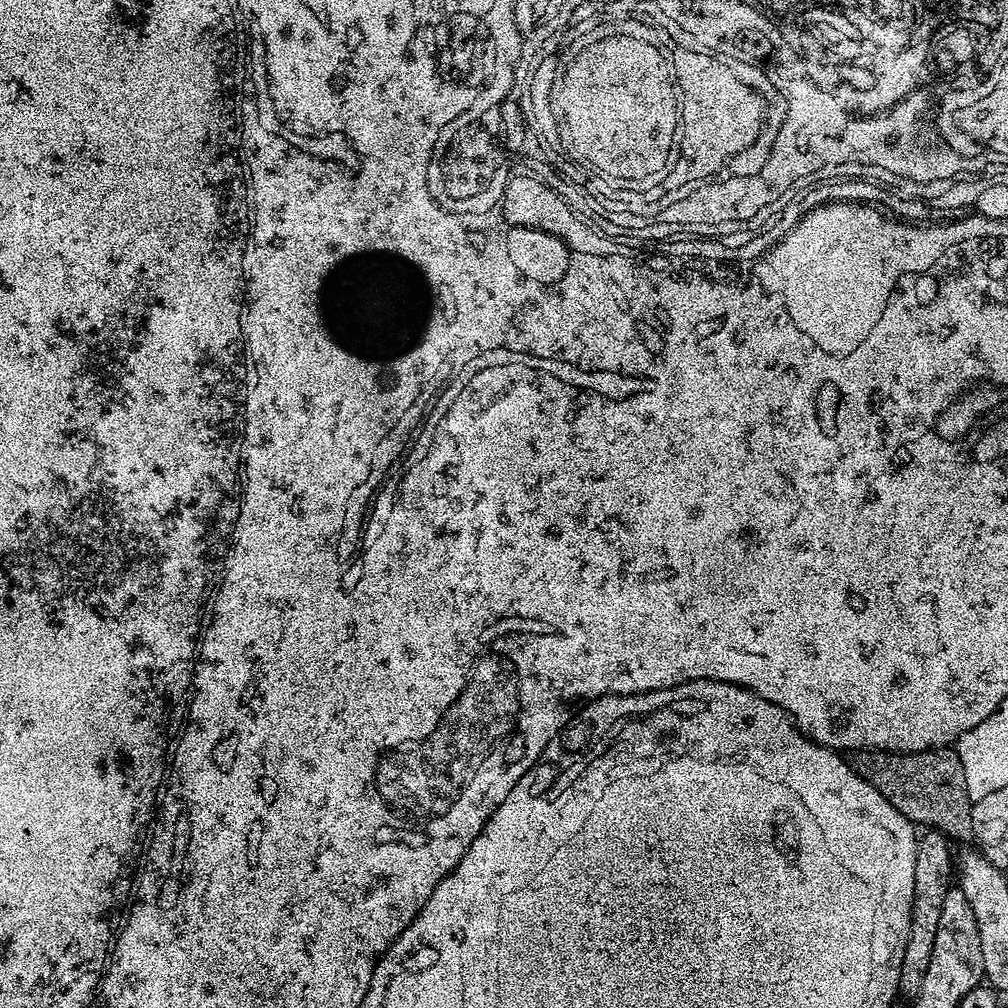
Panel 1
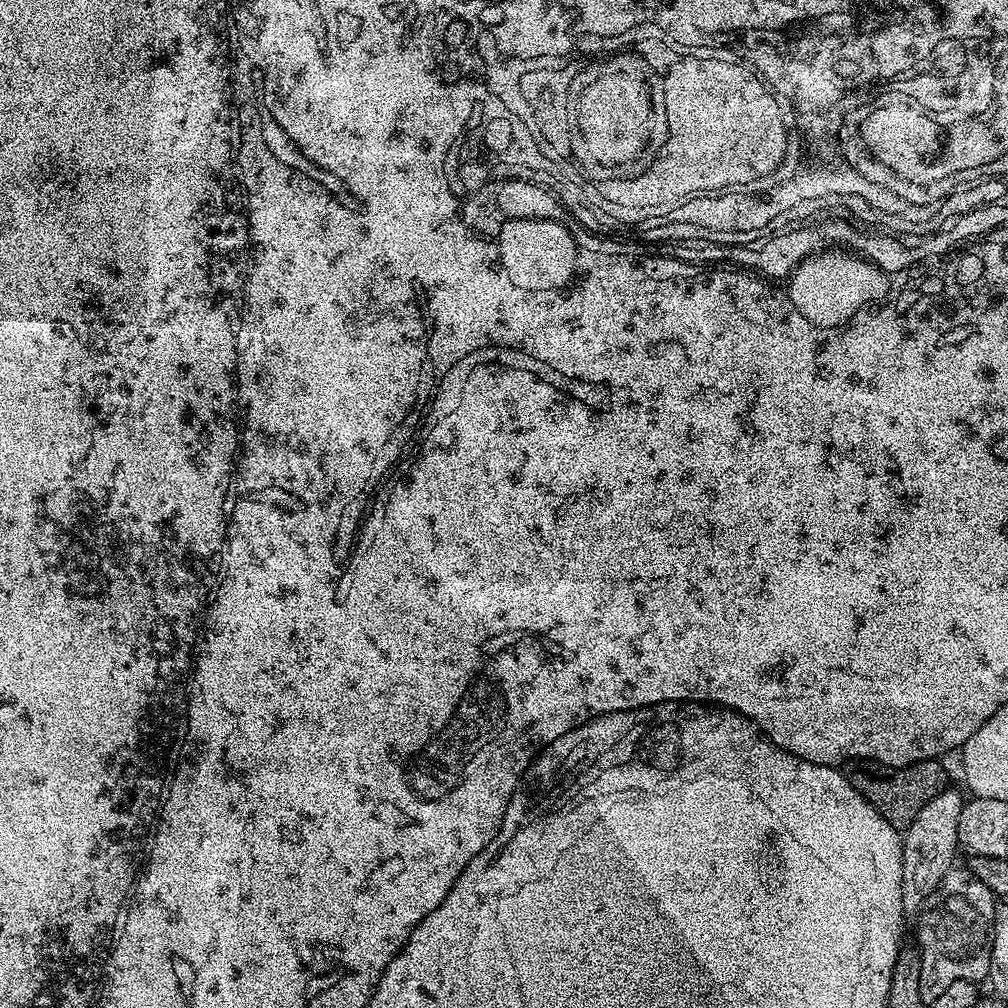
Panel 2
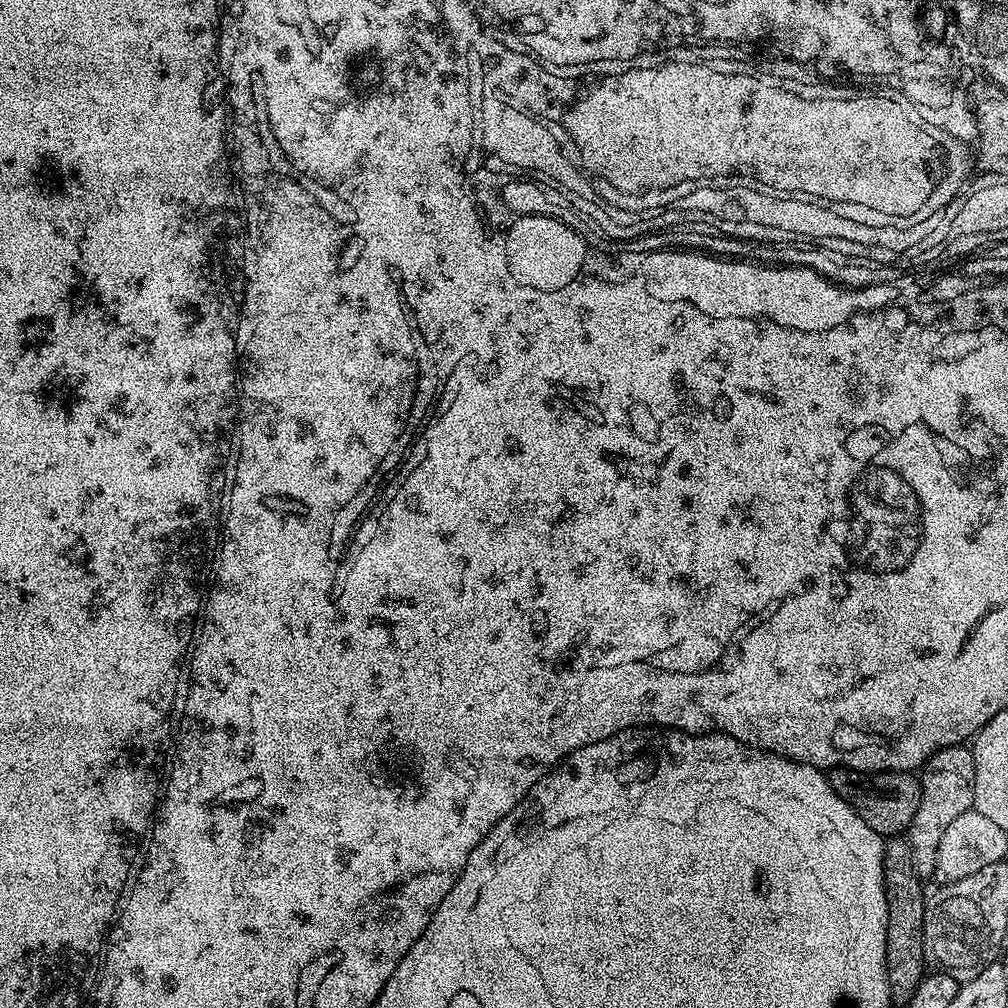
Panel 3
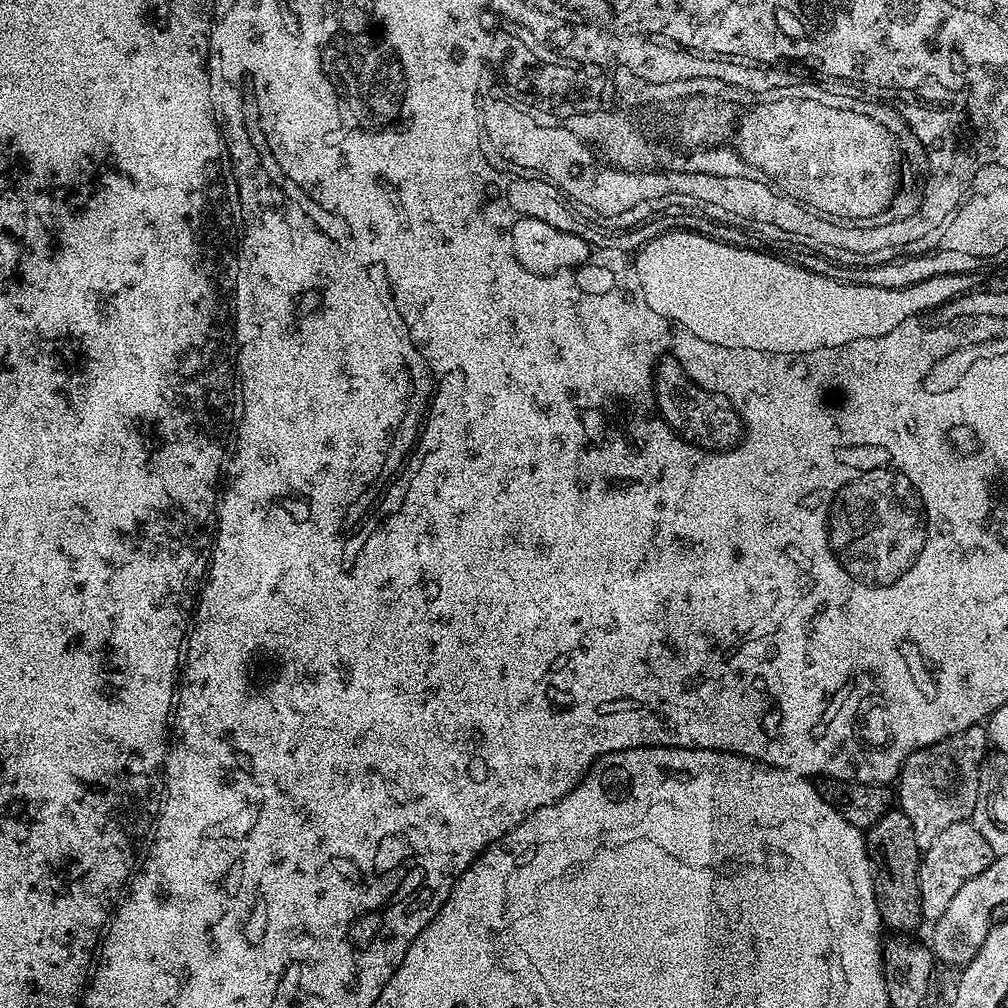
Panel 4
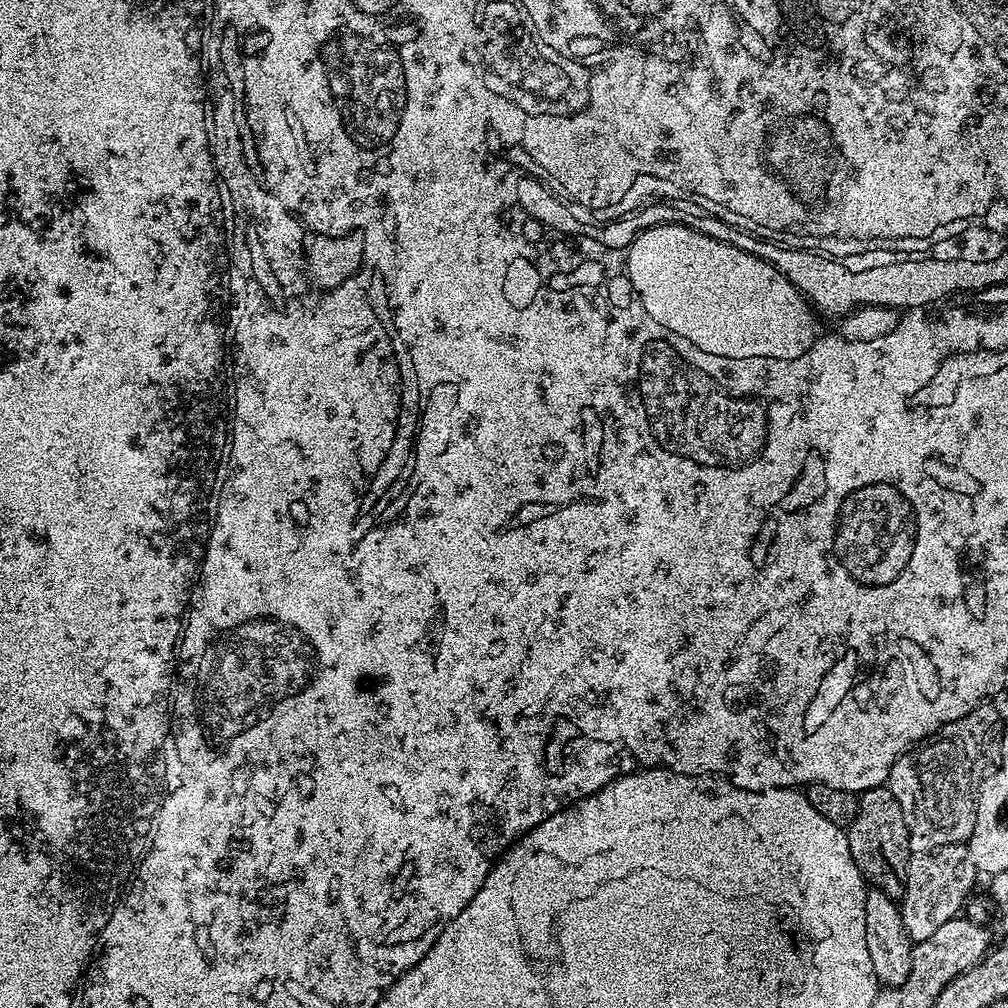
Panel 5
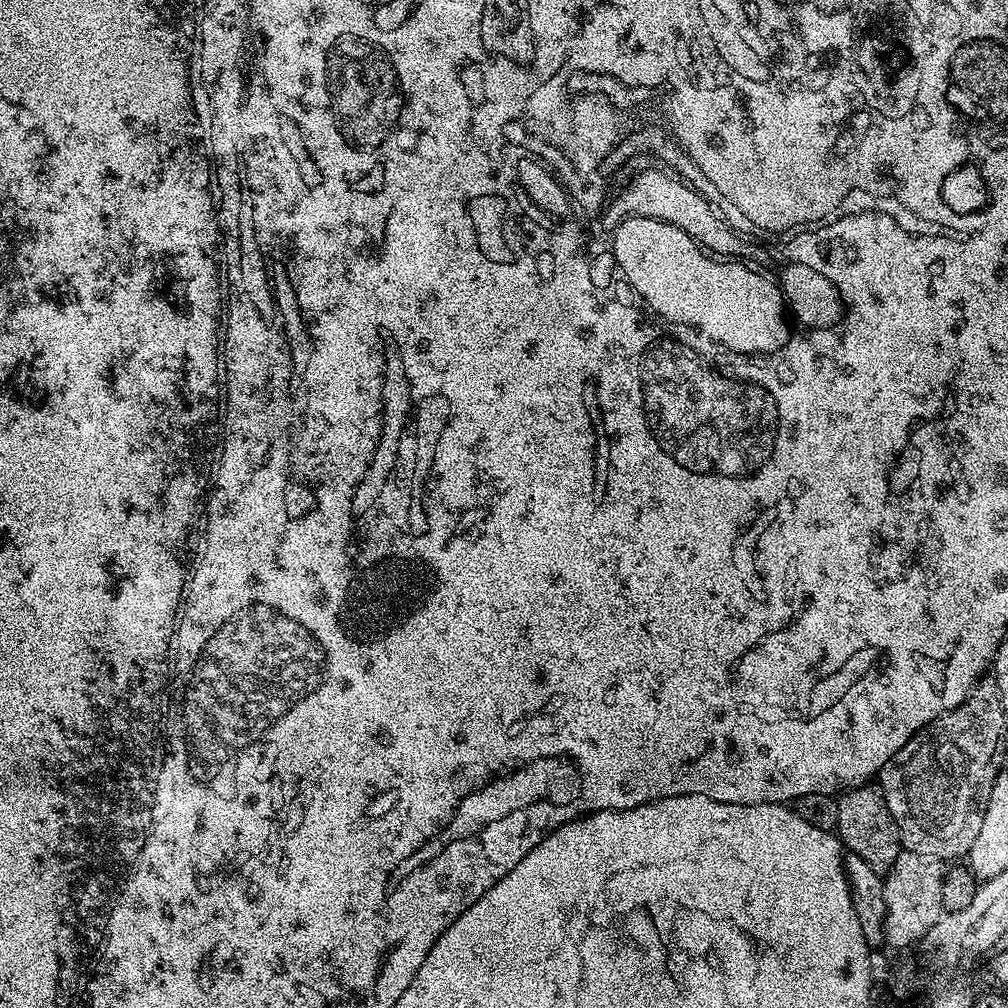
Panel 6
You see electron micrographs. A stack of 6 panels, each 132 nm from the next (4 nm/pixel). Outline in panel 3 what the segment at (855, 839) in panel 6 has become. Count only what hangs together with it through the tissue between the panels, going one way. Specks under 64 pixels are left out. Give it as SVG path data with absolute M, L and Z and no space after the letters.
M907 839L884 840L884 889L886 890L886 978L897 1005L907 1005L926 975L924 955L924 906L926 891L922 878L914 870L914 858Z

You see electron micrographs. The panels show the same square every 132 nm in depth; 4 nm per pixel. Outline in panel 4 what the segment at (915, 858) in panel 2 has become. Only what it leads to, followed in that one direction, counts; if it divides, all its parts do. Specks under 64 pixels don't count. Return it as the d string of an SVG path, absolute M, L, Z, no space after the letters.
M977 726L920 748L906 758L898 777L898 808L906 814L906 818L910 818L910 826L914 826L914 838L920 849L931 846L946 826L971 821L978 802L980 769L989 748L987 727Z

